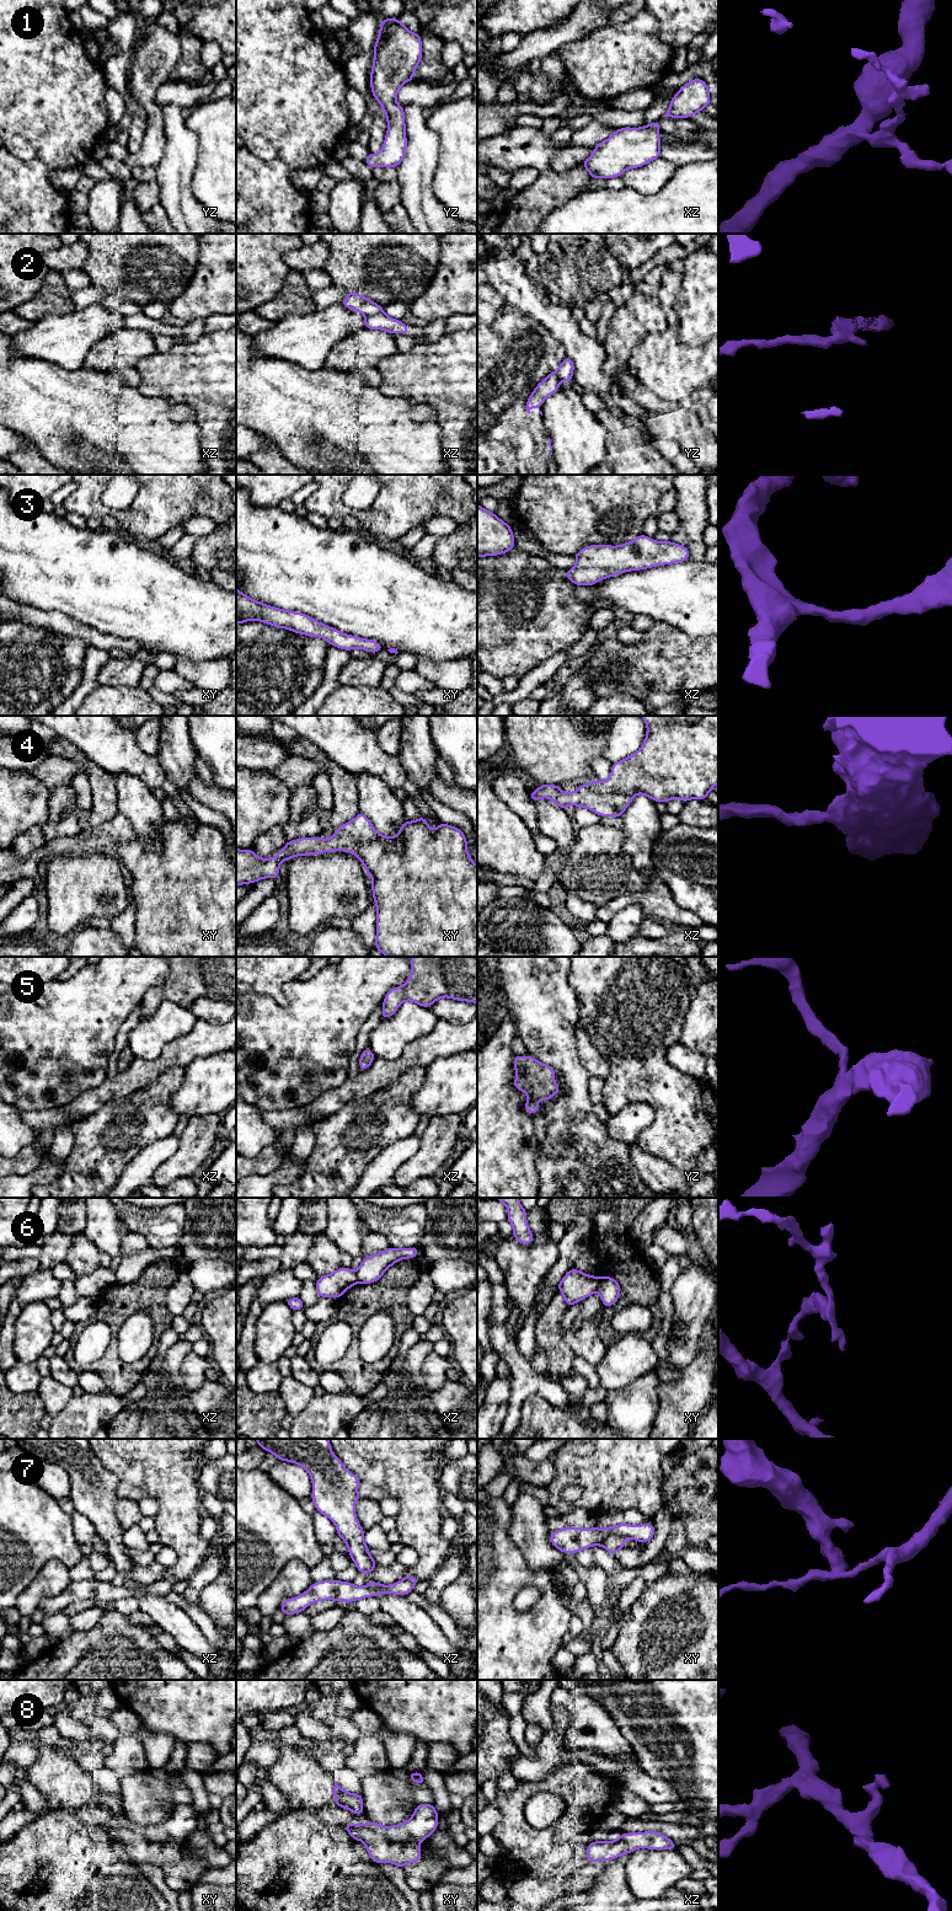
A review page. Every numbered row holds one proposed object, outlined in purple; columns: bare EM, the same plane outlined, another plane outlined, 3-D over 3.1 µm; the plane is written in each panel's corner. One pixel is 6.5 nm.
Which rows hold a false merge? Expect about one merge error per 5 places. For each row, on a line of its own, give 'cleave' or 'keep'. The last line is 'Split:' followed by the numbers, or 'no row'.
1: keep
2: cleave
3: keep
4: keep
5: keep
6: cleave
7: cleave
8: keep
Split: 2, 6, 7

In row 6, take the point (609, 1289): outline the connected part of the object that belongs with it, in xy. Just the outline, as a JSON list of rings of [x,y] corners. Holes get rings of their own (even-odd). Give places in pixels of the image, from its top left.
[[[598,1276],[598,1289],[604,1307],[613,1306],[620,1297],[620,1283],[611,1276]]]

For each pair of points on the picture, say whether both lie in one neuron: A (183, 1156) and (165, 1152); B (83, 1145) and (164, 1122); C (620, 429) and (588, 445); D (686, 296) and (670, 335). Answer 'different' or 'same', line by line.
A: different
B: same
C: different
D: different

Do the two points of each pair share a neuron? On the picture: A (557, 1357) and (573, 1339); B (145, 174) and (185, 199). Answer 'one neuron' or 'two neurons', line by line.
A: two neurons
B: two neurons

